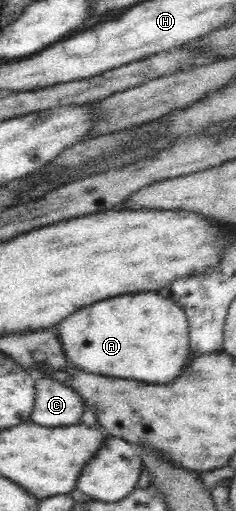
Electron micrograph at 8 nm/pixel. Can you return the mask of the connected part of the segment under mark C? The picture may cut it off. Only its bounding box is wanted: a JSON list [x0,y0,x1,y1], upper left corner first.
[28,375,85,427]

